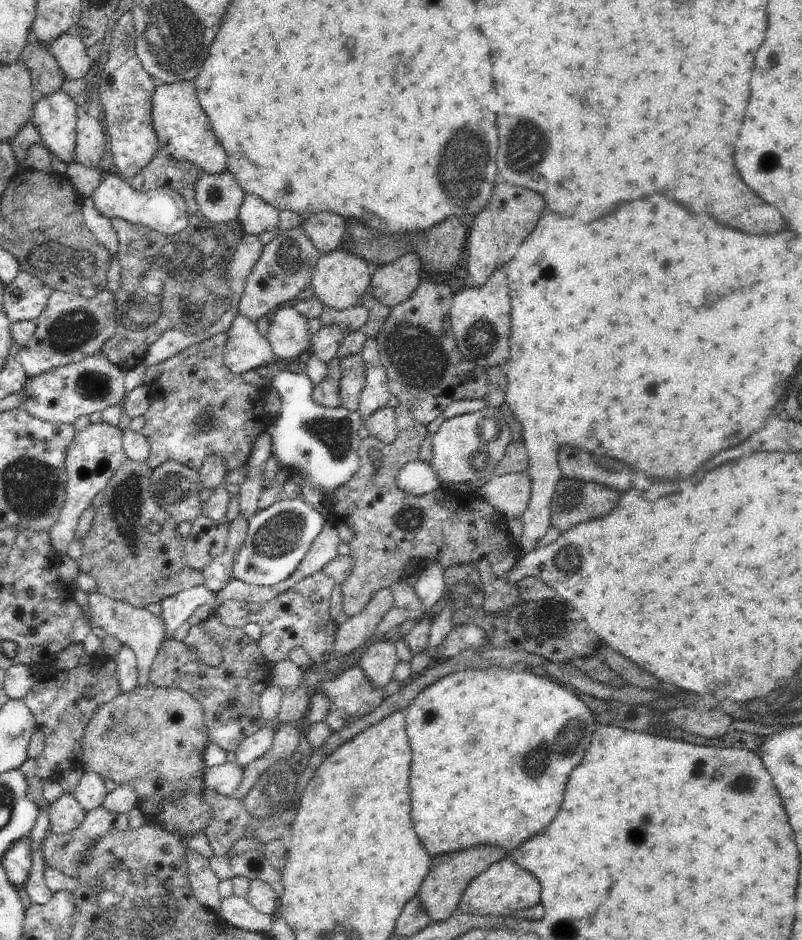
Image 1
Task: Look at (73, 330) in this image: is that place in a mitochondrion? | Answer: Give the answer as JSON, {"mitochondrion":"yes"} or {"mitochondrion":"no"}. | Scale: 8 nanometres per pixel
{"mitochondrion":"yes"}

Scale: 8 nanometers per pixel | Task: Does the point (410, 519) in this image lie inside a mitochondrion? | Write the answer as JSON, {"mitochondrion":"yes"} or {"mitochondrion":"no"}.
{"mitochondrion":"yes"}

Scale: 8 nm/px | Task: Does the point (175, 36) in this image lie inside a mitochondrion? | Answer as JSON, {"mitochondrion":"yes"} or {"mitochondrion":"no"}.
{"mitochondrion":"yes"}

